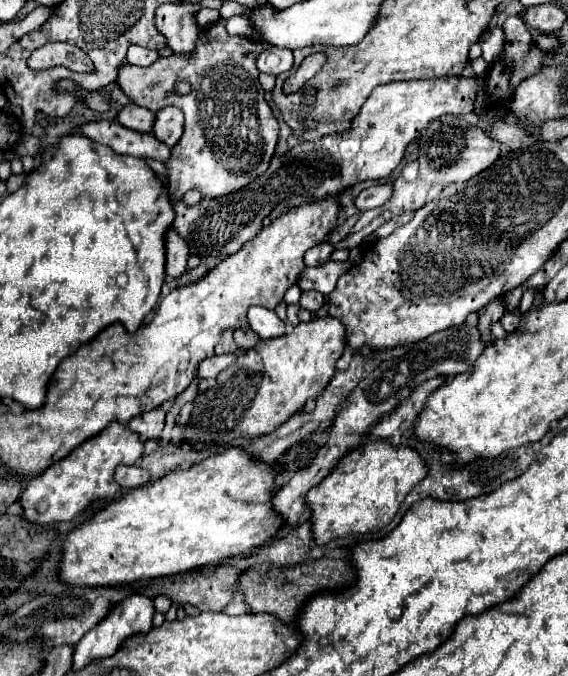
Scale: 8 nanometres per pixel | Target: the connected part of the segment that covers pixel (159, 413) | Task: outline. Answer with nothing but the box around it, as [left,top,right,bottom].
[128,407,166,441]

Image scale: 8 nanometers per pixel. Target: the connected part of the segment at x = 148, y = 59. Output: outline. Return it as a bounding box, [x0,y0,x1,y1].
[128,45,158,67]

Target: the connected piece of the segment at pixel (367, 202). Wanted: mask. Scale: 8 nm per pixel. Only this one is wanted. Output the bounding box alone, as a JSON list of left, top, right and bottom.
[354,183,392,211]

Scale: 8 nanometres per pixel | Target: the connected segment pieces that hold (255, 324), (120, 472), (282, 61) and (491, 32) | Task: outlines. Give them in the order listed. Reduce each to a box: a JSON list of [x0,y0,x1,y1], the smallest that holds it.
[[248,307,286,339],[114,465,150,489],[256,47,294,75],[480,27,504,65]]

